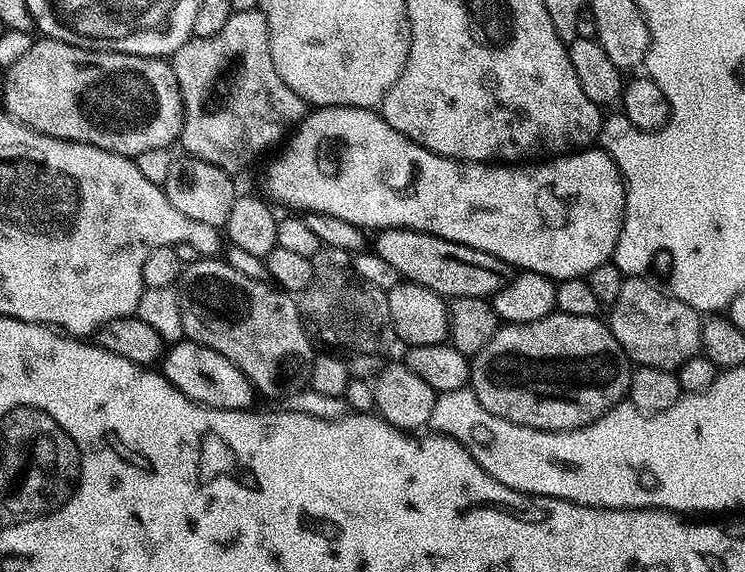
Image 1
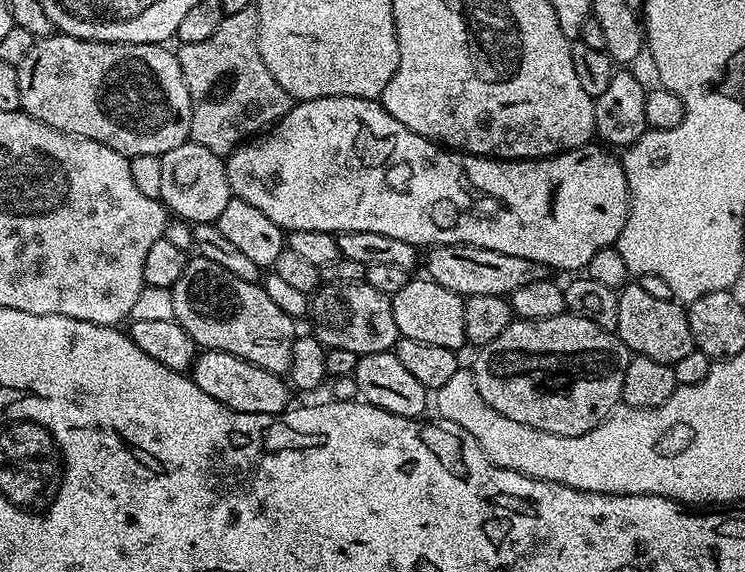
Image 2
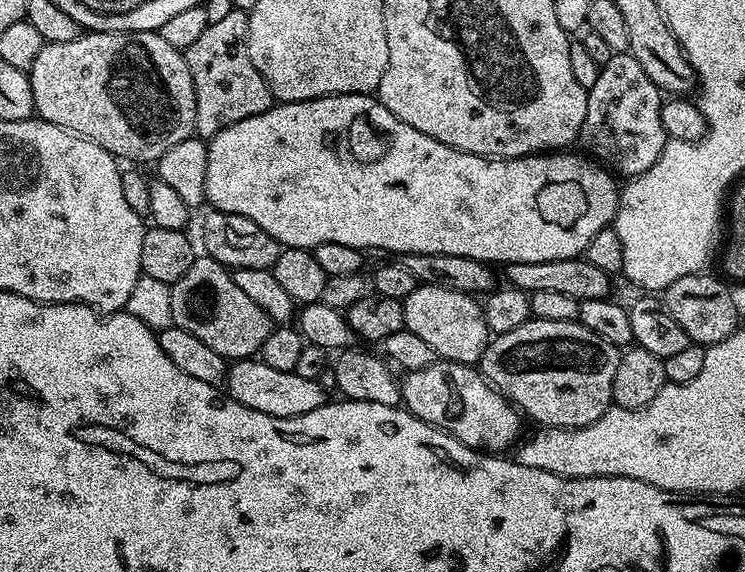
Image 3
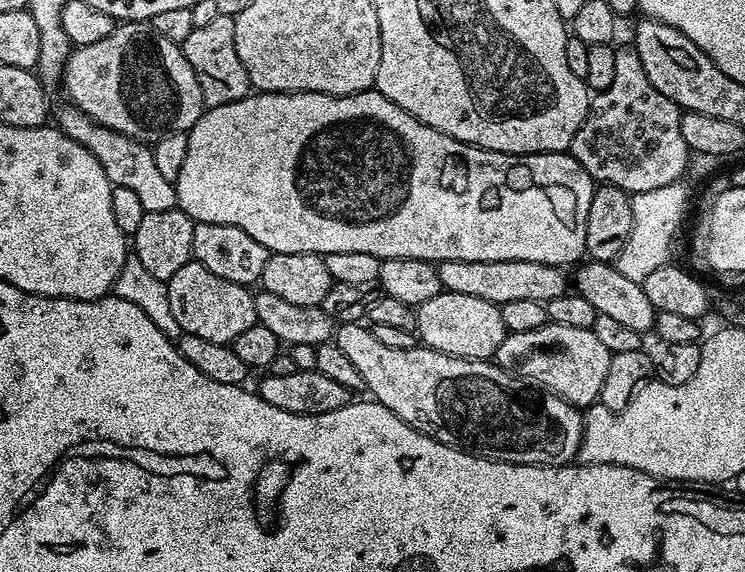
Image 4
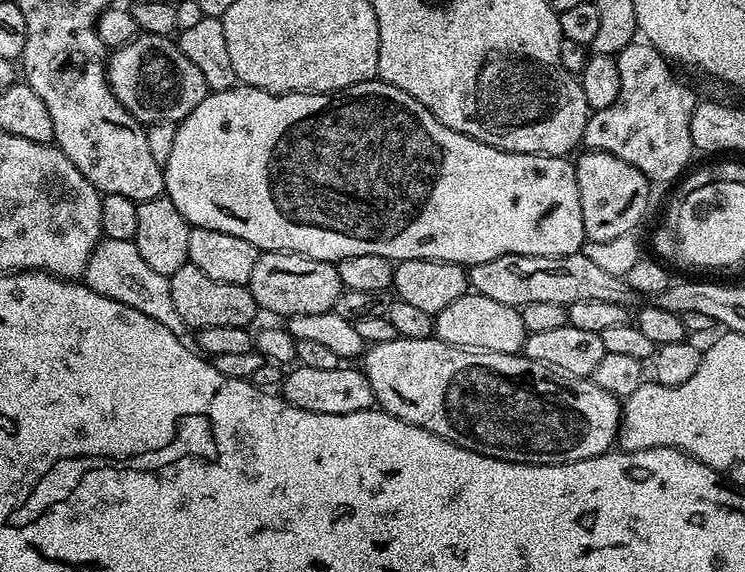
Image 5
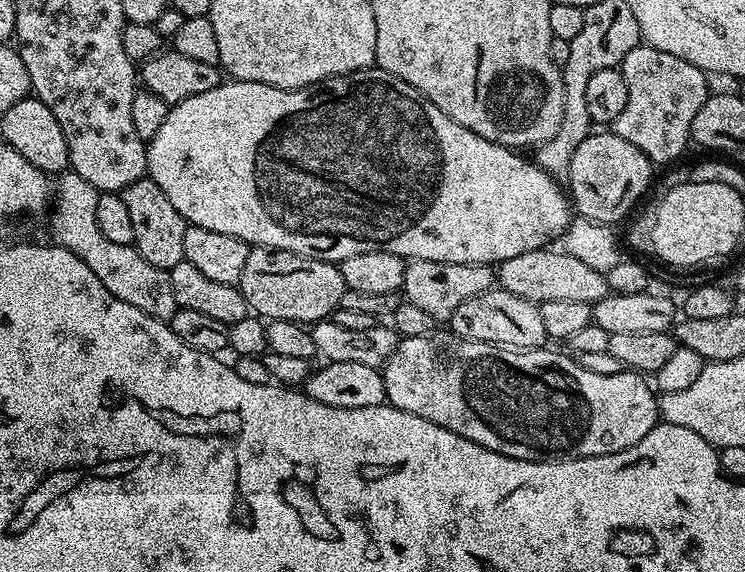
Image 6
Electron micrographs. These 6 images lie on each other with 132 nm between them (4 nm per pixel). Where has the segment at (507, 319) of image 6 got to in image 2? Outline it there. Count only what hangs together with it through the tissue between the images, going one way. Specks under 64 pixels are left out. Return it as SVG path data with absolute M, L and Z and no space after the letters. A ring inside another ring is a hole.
M409 278L406 286L398 290L392 298L394 323L403 338L414 338L414 342L430 342L430 346L446 346L453 350L460 350L466 344L466 318L464 317L465 297L458 295L454 290L446 290L446 286L438 286L438 282L427 278Z

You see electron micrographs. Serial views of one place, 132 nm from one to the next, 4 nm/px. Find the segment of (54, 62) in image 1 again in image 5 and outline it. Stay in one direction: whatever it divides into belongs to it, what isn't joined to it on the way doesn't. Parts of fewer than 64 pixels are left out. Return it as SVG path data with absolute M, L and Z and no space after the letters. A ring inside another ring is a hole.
M139 34L128 44L111 53L107 61L108 84L116 101L123 106L135 120L147 126L166 122L185 120L208 95L206 78L198 71L198 66L182 54L179 43L167 36Z

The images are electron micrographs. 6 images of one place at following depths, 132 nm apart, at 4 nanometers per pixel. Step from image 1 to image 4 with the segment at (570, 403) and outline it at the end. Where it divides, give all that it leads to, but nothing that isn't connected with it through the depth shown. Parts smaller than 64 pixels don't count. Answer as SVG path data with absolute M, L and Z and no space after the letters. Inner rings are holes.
M549 322L538 330L525 330L523 334L507 333L502 346L498 346L494 362L521 380L553 392L575 408L584 410L599 401L611 357L612 352L606 350L606 345L591 328Z

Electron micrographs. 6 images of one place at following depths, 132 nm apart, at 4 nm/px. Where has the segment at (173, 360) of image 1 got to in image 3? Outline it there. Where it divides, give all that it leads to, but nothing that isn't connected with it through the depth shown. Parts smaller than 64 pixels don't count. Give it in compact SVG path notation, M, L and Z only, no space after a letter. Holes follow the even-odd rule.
M259 358L237 360L227 369L227 395L242 402L242 406L262 410L262 414L270 414L274 418L294 418L298 414L310 414L310 410L318 410L318 406L326 402L322 385L320 380L298 378L295 371L274 370L274 366L266 366Z

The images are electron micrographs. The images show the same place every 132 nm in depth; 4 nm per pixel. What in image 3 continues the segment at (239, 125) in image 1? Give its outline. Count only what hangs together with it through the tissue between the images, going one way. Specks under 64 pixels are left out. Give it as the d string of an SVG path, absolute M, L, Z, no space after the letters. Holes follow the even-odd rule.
M233 8L226 18L206 26L194 46L183 49L184 61L190 70L196 95L196 130L200 138L217 136L226 126L242 122L254 114L262 114L272 107L274 97L268 83L258 74L248 53L248 12Z

